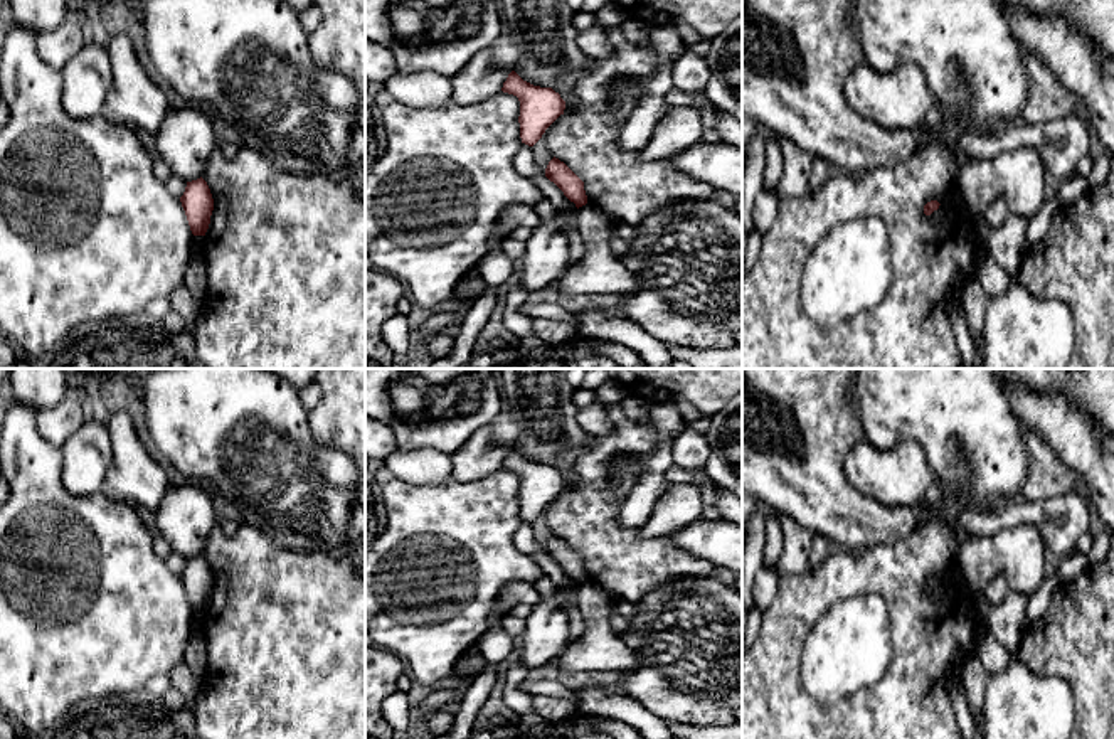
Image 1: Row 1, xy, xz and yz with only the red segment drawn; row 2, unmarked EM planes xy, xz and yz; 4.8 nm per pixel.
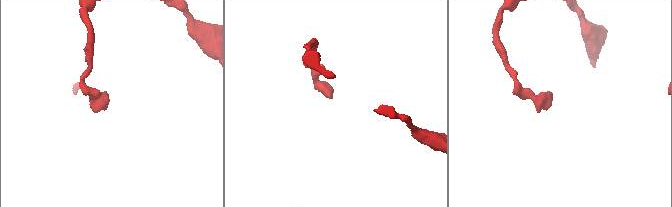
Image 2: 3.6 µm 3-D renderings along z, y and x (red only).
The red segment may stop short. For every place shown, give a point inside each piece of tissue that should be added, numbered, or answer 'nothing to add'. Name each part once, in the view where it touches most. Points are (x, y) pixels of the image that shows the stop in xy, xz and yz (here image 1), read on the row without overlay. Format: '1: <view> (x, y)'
nothing to add

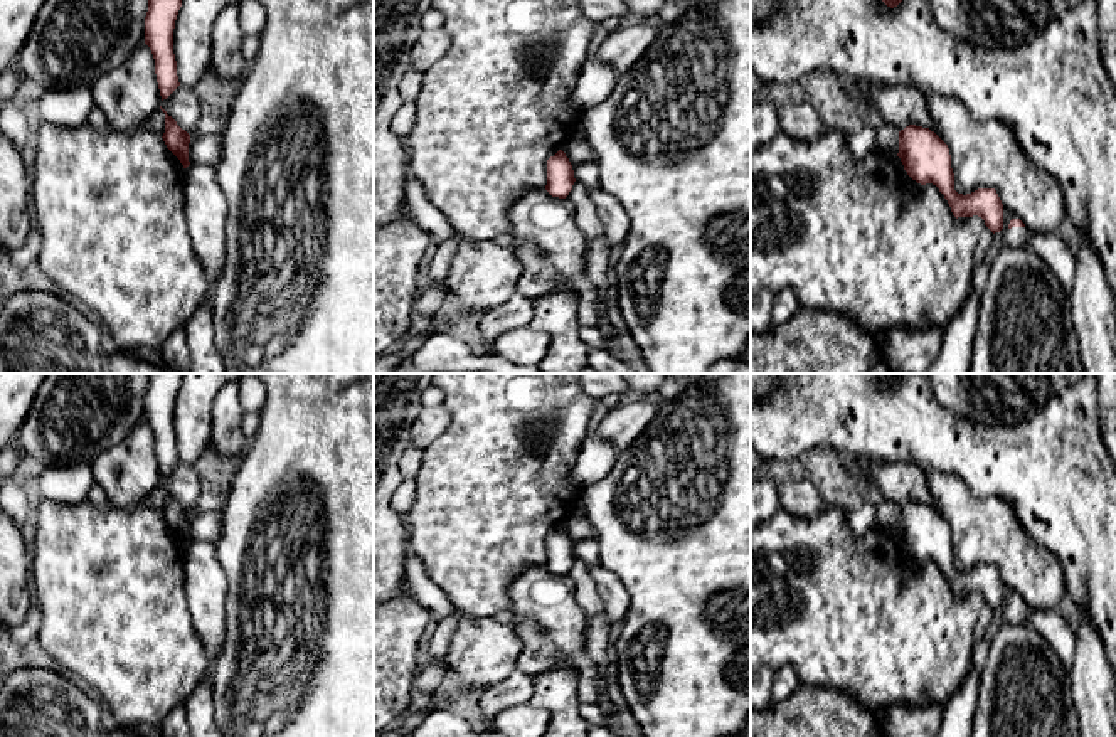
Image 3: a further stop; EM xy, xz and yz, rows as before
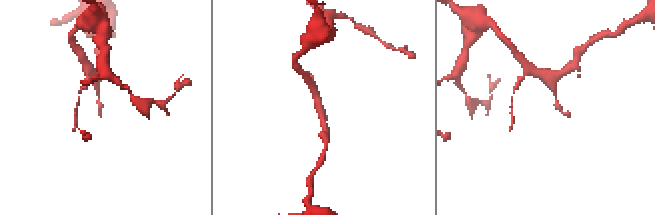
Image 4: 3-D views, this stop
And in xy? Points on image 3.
nothing to add

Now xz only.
nothing to add

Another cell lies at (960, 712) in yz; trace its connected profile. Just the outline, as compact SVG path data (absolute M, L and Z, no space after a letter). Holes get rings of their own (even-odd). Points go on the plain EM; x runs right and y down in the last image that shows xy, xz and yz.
M971 668L948 700L943 722L936 737L971 737L971 727L978 705L980 673Z

